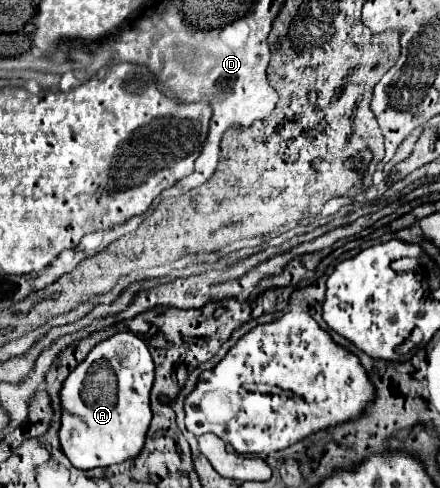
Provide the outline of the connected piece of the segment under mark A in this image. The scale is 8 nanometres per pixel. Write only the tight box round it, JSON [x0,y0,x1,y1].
[60,331,154,471]

